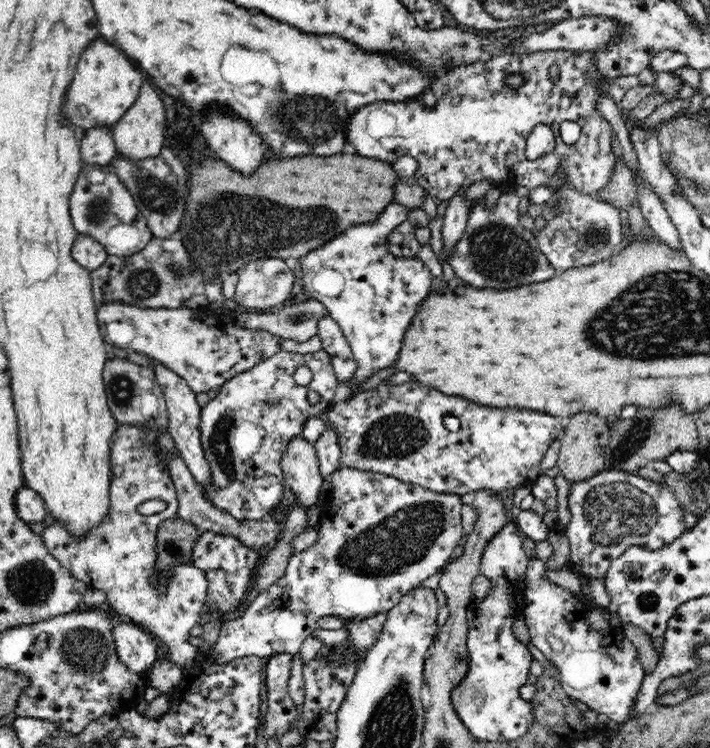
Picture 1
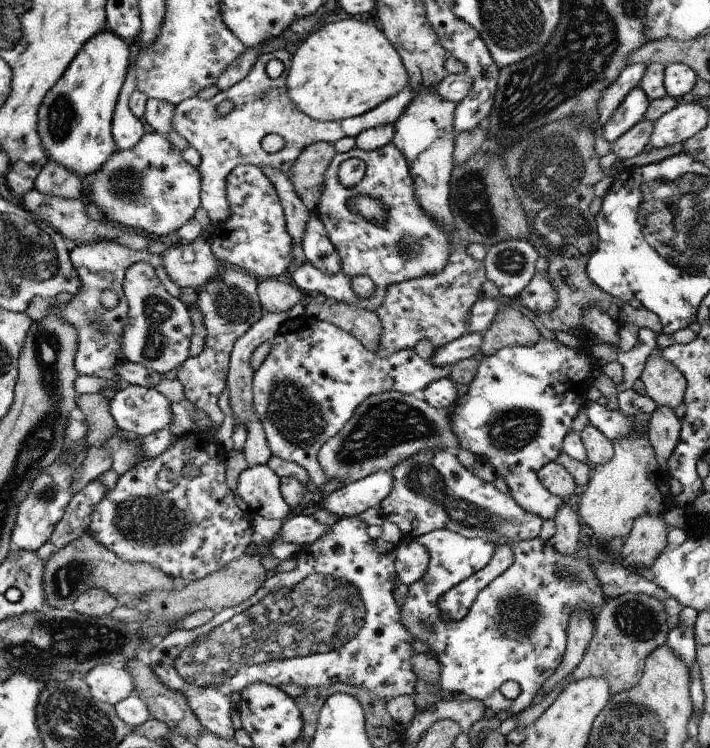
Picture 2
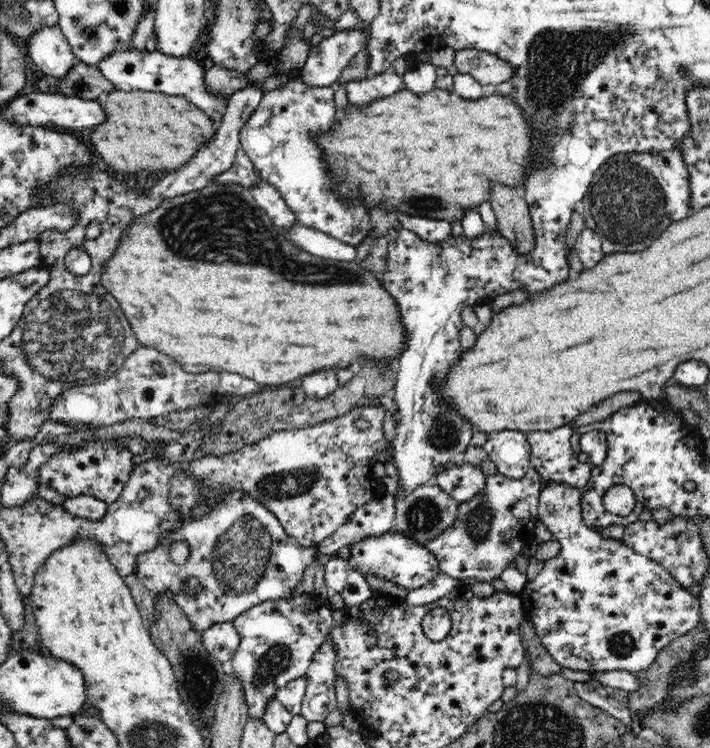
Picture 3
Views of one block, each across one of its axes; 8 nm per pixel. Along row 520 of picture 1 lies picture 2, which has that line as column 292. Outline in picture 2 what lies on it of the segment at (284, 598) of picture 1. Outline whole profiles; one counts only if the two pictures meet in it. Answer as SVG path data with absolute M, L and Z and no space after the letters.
M310 315L286 319L281 332L271 342L270 354L254 373L253 407L262 421L270 450L274 455L295 462L307 470L311 482L319 488L327 478L316 454L354 414L359 404L370 395L396 391L405 395L424 390L431 382L448 377L448 367L437 367L424 360L413 348L405 348L387 357L369 351L353 334L335 324Z

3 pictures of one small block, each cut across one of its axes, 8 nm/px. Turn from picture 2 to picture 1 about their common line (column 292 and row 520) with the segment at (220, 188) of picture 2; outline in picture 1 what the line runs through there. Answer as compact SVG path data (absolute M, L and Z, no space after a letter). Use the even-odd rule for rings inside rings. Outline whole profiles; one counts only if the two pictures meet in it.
M118 424L114 430L114 436L110 440L110 458L111 458L111 480L110 480L110 508L106 518L92 528L86 536L82 538L73 538L69 530L57 520L43 530L41 537L45 542L50 554L57 558L64 568L70 570L74 577L85 582L88 587L103 590L107 596L106 606L118 615L130 616L132 622L144 627L150 631L163 648L167 650L169 656L178 663L178 668L184 670L190 666L198 656L198 648L187 641L190 636L190 628L199 623L200 617L204 612L206 594L208 594L208 581L205 572L196 568L193 564L184 564L172 568L172 576L163 578L161 570L155 568L157 552L157 530L162 521L176 516L179 507L179 500L175 486L170 473L166 469L168 462L167 454L155 455L154 443L151 443L152 430L143 428L143 426L130 426L129 424ZM153 500L162 500L166 502L164 511L144 515L138 506Z

